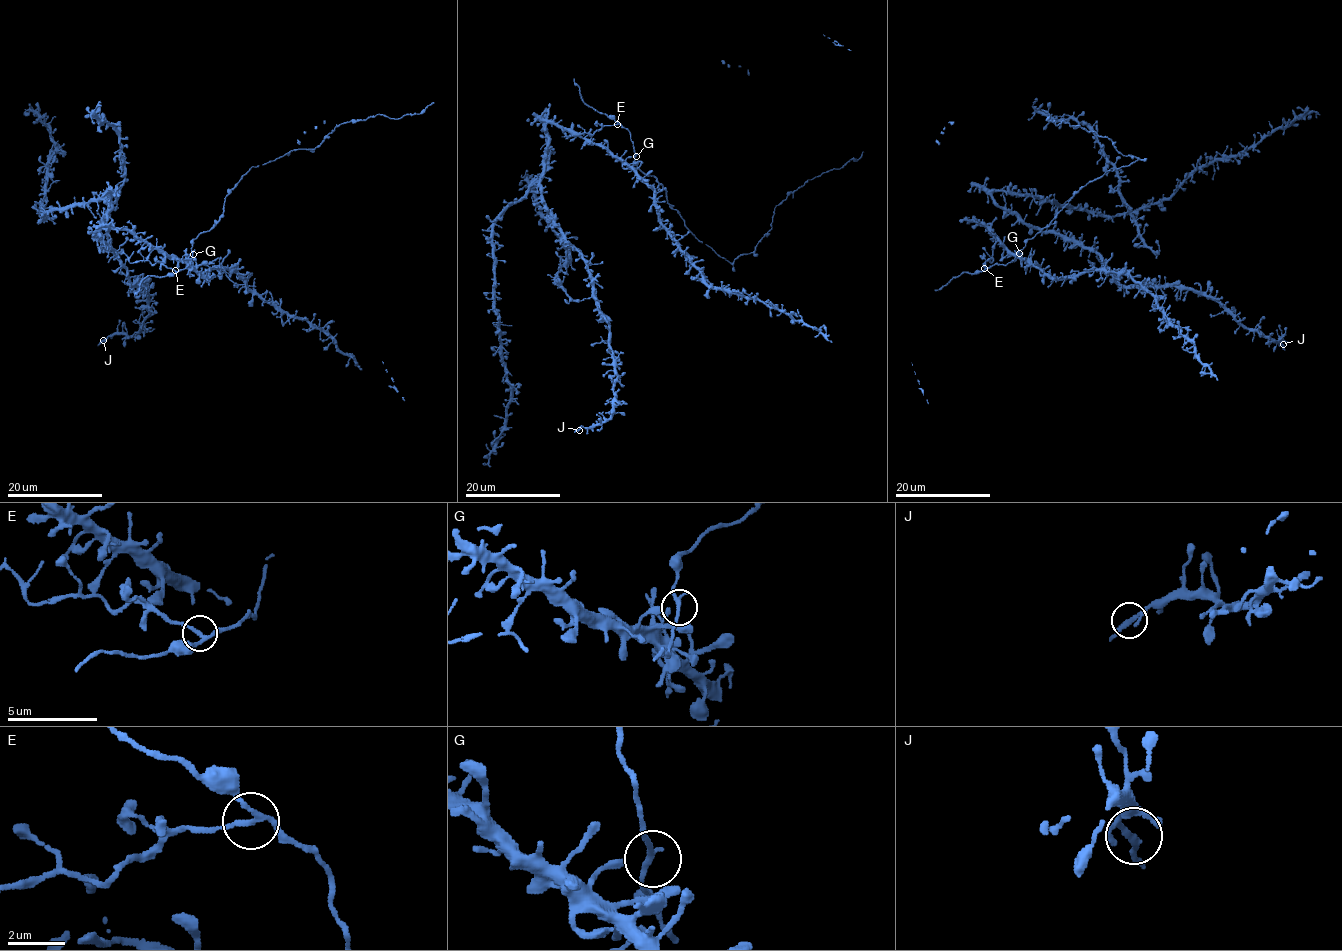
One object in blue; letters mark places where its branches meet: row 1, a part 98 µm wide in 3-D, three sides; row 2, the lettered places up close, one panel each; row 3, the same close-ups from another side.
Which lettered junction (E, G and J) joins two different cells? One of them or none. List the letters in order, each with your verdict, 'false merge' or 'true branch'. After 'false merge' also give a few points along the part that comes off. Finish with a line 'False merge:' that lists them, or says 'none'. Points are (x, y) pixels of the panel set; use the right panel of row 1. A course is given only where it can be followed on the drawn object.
E: false merge; course (985, 268), (985, 263), (992, 261), (990, 257), (991, 259), (993, 251)
G: true branch
J: true branch
False merge: E

